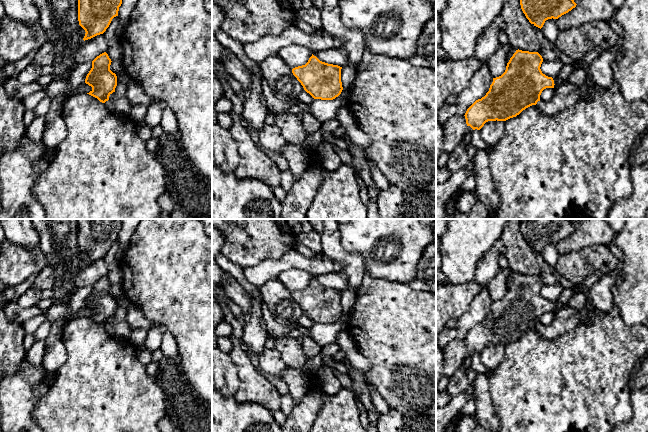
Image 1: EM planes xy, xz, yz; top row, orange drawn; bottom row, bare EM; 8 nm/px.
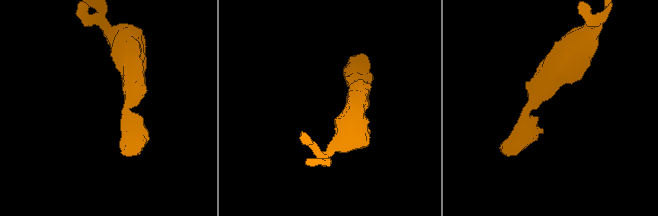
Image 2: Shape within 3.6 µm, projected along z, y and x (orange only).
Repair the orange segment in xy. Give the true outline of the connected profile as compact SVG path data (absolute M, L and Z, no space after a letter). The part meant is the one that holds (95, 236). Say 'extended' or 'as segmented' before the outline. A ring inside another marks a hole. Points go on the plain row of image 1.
as segmented | M78 219L78 245L86 256L83 264L103 258L121 228L121 219Z

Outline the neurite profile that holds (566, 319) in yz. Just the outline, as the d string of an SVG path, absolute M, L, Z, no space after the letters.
M563 307L555 313L554 321L551 325L540 324L536 329L546 338L555 338L574 329L580 322L580 311L570 307Z

